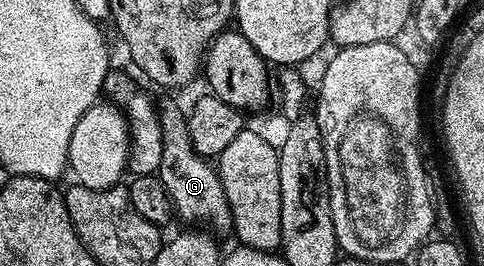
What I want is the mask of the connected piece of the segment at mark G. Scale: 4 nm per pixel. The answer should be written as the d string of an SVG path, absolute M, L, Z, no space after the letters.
M164 98L158 102L160 115L160 127L162 128L162 160L158 177L166 188L166 192L172 201L172 209L177 219L181 218L184 224L192 228L203 228L213 235L228 234L232 229L232 213L230 204L226 200L226 192L222 188L220 171L209 159L201 158L197 154L194 144L188 136L188 120L185 111L180 111L180 106L172 98Z

